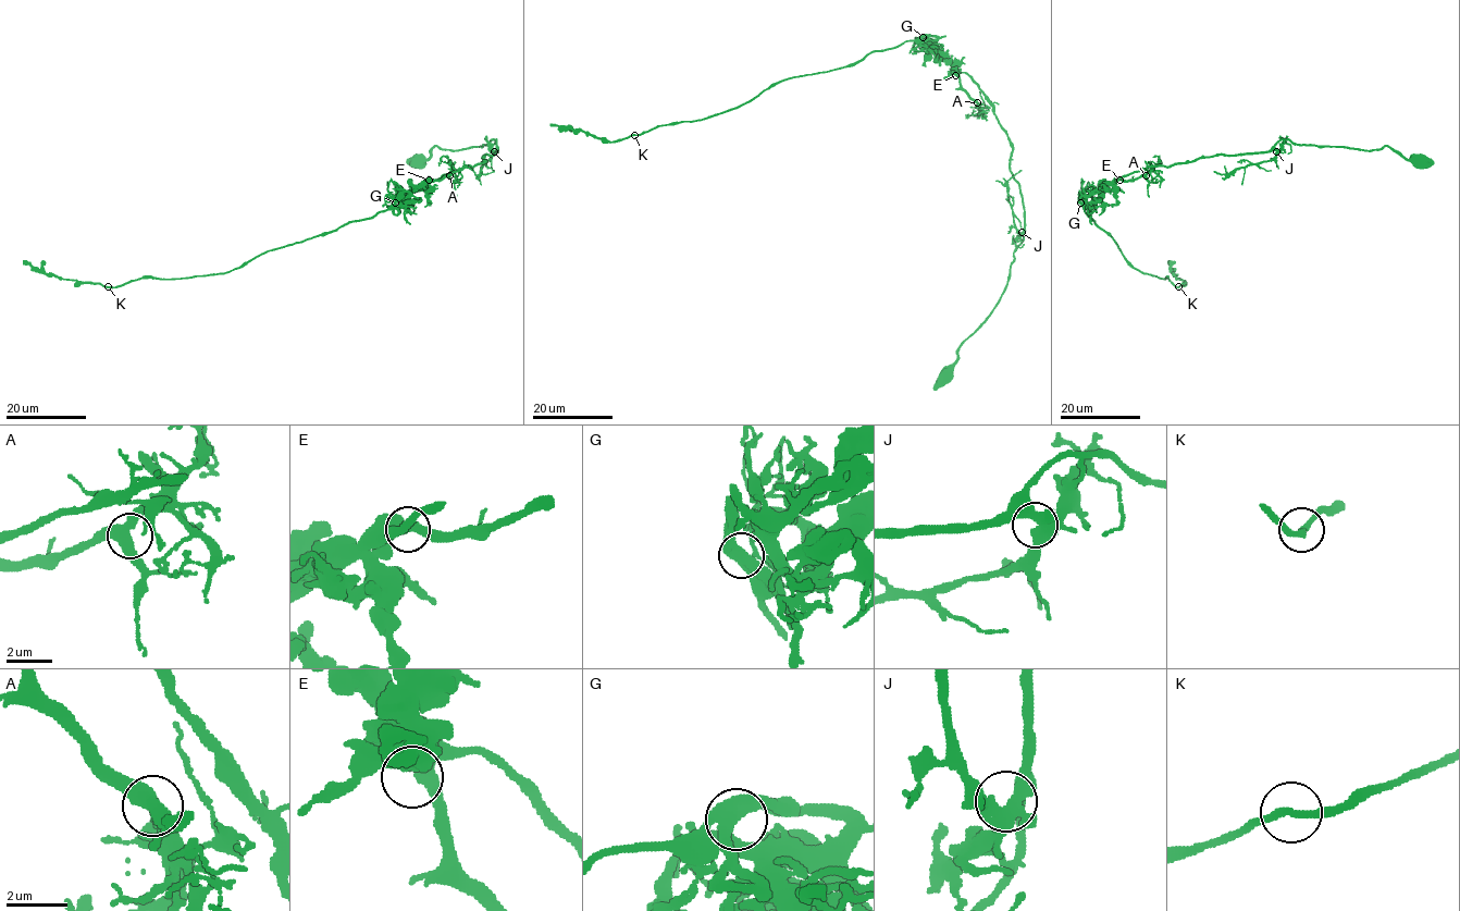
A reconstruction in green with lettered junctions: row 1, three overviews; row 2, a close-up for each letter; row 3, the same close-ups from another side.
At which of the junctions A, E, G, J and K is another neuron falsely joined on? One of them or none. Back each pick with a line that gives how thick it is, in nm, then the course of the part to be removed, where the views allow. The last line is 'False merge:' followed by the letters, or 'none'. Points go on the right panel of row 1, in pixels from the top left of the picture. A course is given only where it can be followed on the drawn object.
False merge: none

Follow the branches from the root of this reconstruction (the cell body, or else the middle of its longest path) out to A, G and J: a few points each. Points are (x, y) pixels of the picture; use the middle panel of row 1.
A: (945, 377), (956, 349), (1000, 298), (1023, 239), (1012, 143), (993, 105), (960, 72), (960, 86), (977, 102)
G: (945, 377), (956, 349), (1006, 285), (1023, 239), (1024, 202), (1010, 167), (1012, 143), (993, 105), (923, 37)
J: (945, 377), (956, 358), (956, 349), (1000, 298), (1014, 249), (1022, 241), (1022, 232)

